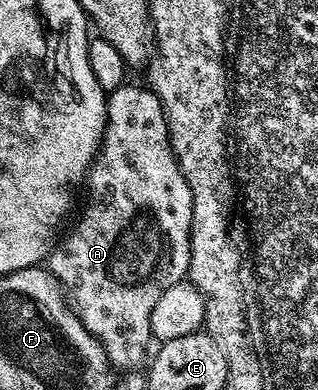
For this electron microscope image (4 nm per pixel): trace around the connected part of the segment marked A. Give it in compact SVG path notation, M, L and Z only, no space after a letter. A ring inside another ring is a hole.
M122 85L108 92L105 105L105 132L101 137L101 146L93 156L93 164L89 167L87 176L89 196L85 199L85 208L82 209L77 224L70 229L69 236L65 240L62 238L47 256L47 270L60 284L62 292L67 296L69 307L82 325L101 343L101 348L105 350L105 356L108 357L110 364L114 368L123 367L121 369L137 369L146 362L145 350L148 349L149 343L151 344L151 309L155 309L155 301L159 301L159 297L163 297L163 293L167 293L171 285L182 282L189 274L189 230L193 220L193 198L181 167L177 164L173 147L169 144L165 110L161 108L159 97L148 86L129 86Z

